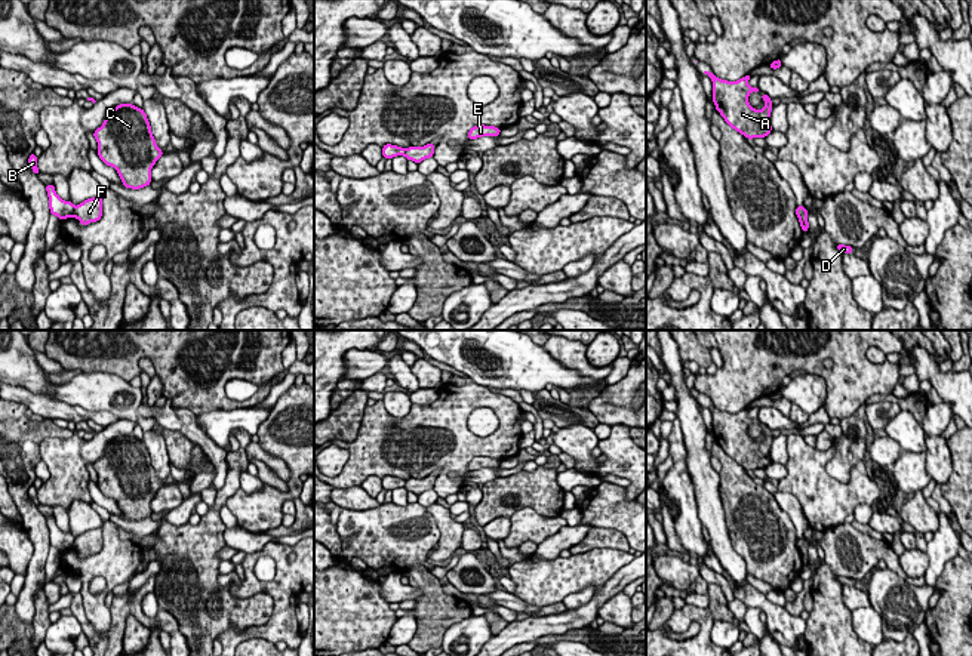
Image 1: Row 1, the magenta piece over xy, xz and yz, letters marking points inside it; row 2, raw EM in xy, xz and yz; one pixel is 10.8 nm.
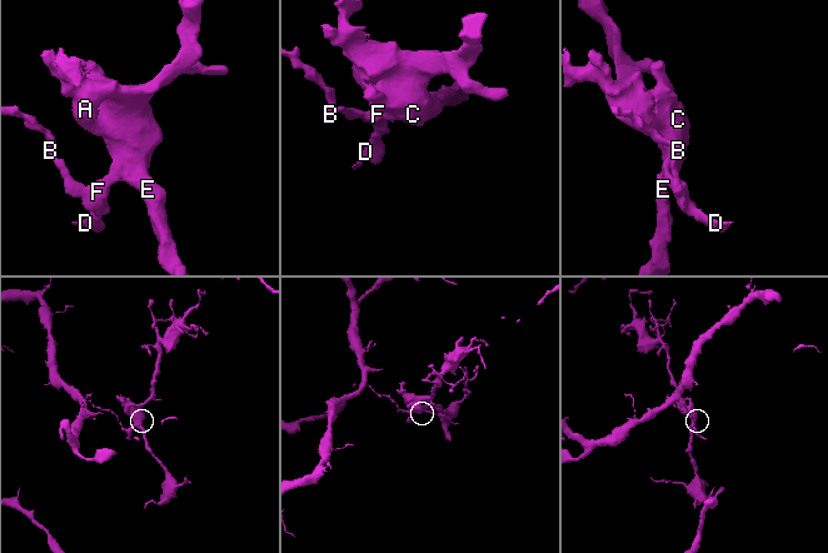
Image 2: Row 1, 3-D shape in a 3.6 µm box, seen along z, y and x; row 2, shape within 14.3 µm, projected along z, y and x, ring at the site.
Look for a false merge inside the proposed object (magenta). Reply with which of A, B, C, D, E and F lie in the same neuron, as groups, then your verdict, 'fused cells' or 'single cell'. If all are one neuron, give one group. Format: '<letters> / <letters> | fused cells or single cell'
A C D E F / B | fused cells

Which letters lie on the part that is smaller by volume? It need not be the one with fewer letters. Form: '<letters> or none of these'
A, C, D, E, F

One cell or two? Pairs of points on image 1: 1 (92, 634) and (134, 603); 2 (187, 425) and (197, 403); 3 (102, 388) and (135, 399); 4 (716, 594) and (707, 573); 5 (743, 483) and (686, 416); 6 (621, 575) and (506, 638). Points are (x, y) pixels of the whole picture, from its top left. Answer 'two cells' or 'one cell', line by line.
1: one cell
2: two cells
3: one cell
4: two cells
5: two cells
6: one cell

